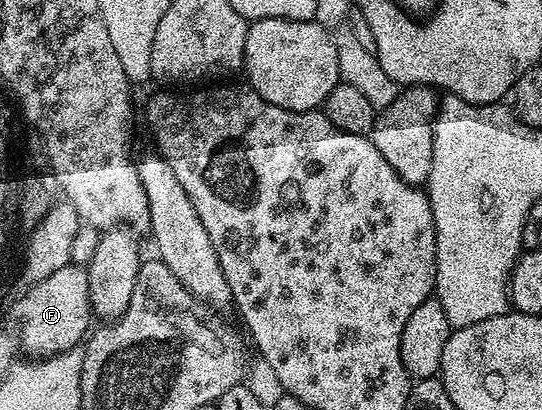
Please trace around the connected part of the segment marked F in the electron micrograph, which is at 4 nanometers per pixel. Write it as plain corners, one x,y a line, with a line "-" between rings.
71,264
58,268
54,276
46,276
46,280
33,282
27,287
28,291
16,302
16,322
18,327
19,341
22,343
22,350
25,355
33,359
51,358
54,354
60,354
64,350
77,349
87,339
90,327
94,322
92,305
90,304
90,280
88,271
83,266

